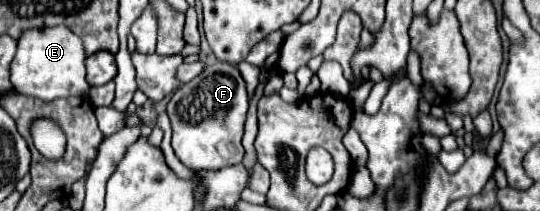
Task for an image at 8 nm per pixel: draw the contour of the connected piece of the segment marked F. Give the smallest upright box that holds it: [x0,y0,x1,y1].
[168,62,248,170]

